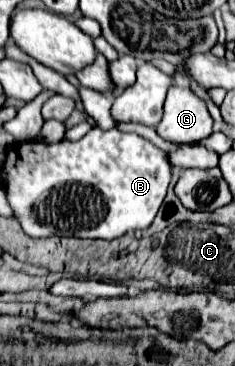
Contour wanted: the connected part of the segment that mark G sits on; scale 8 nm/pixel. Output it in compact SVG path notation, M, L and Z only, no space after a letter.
M171 85L163 111L163 121L157 125L157 133L165 141L177 145L193 143L213 131L213 119L205 107L205 101L191 89Z

